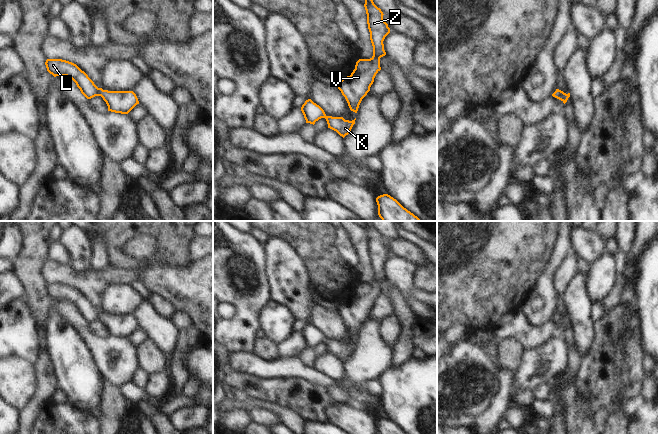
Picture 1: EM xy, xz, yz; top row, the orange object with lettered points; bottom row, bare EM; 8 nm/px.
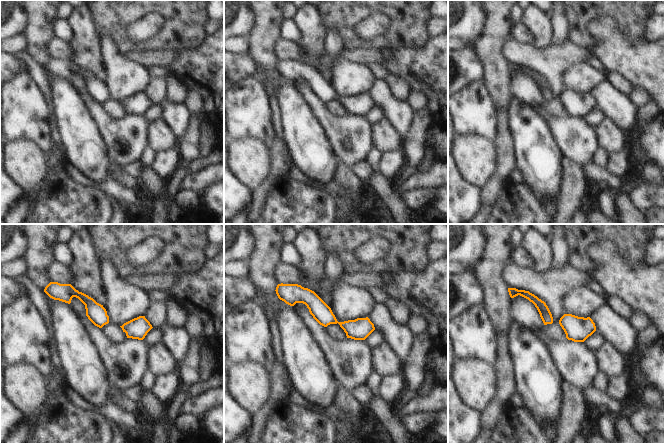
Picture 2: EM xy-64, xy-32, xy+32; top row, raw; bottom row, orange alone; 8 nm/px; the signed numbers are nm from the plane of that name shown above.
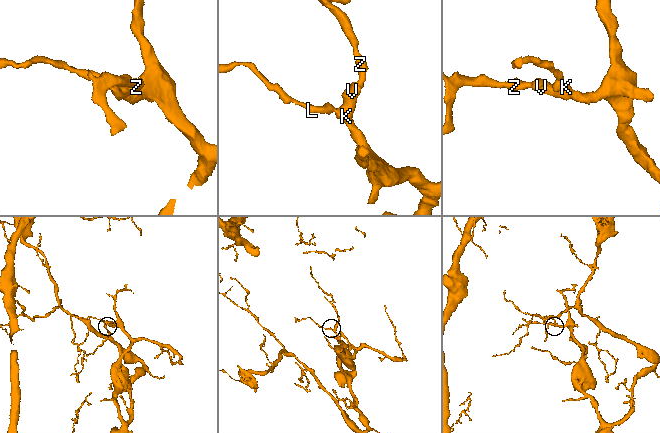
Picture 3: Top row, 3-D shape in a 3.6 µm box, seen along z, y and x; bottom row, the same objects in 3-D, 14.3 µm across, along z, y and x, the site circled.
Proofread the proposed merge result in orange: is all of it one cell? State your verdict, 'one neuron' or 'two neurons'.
one neuron

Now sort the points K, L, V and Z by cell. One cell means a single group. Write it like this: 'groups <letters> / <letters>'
groups K L V Z

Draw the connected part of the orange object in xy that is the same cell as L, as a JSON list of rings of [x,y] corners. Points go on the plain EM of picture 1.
[[[47,283],[45,289],[47,295],[54,301],[70,301],[87,323],[101,320],[108,330],[108,335],[128,338],[139,328],[133,315],[108,315],[98,312],[88,299],[72,286],[62,283]]]

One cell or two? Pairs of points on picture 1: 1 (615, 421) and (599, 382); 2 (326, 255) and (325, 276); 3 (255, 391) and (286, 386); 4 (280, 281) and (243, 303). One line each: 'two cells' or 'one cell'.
1: two cells
2: one cell
3: one cell
4: two cells

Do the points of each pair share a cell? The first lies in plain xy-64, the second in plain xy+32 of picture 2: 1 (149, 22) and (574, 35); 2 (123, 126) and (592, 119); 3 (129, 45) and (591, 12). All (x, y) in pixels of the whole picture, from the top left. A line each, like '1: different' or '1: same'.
1: different
2: different
3: same

